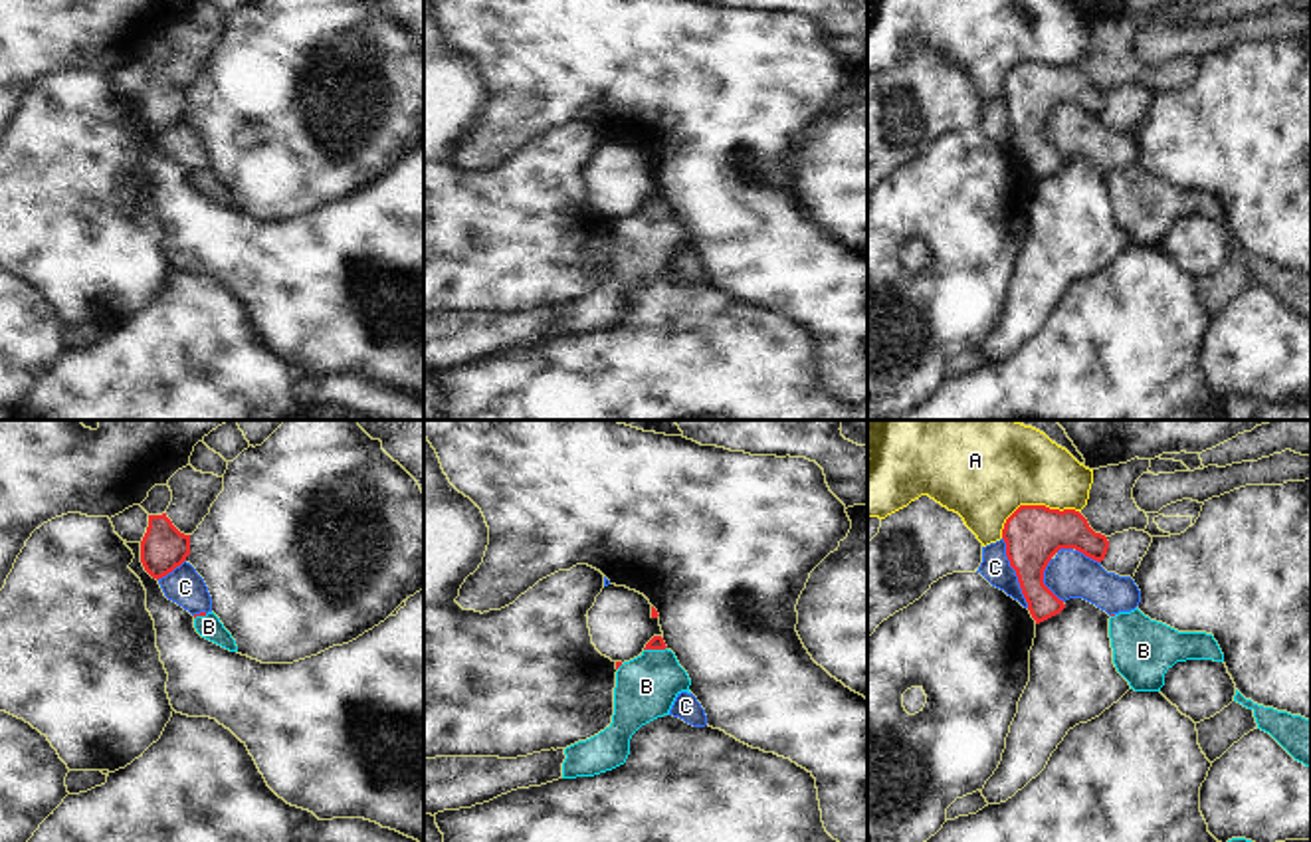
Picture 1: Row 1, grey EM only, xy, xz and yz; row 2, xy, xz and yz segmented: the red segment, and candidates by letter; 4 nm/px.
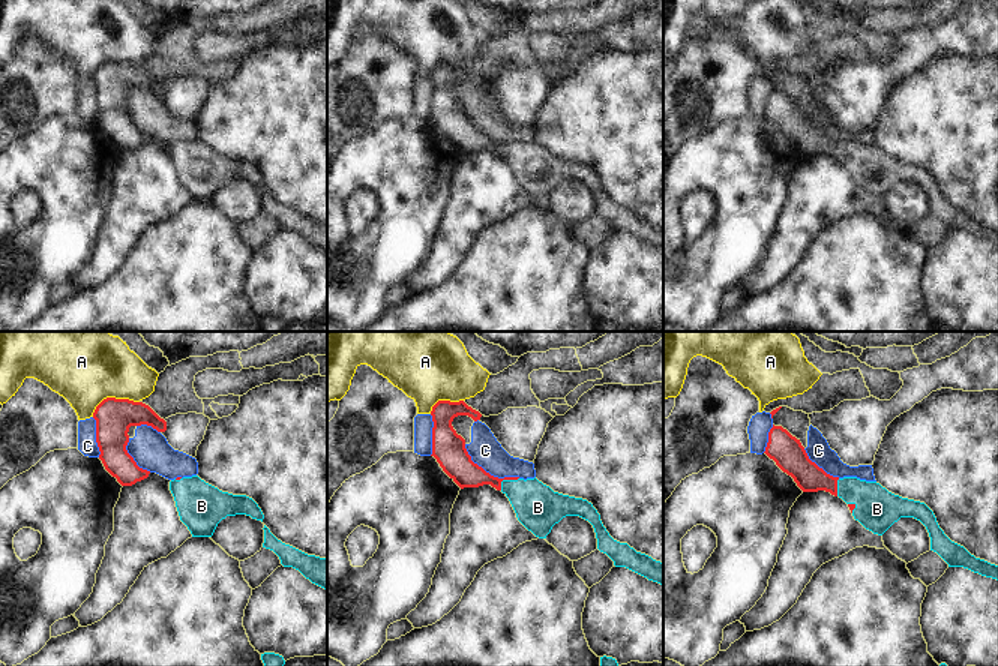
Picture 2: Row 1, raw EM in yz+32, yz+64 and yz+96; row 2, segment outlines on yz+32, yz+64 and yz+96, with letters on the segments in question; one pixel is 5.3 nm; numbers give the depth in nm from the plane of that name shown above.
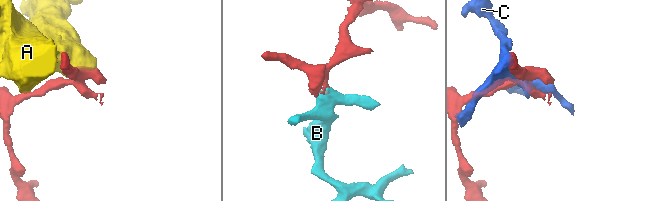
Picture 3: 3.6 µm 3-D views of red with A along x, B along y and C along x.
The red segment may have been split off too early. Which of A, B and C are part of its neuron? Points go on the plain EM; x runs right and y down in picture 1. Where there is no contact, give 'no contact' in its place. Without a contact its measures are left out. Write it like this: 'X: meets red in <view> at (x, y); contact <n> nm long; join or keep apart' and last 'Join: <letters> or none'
A: meets red in yz at (1032, 62); contact 340 nm long; keep apart
B: meets red in xz at (654, 205); contact 100 nm long; join
C: meets red in yz at (1016, 129); contact 300 nm long; keep apart
Join: B

